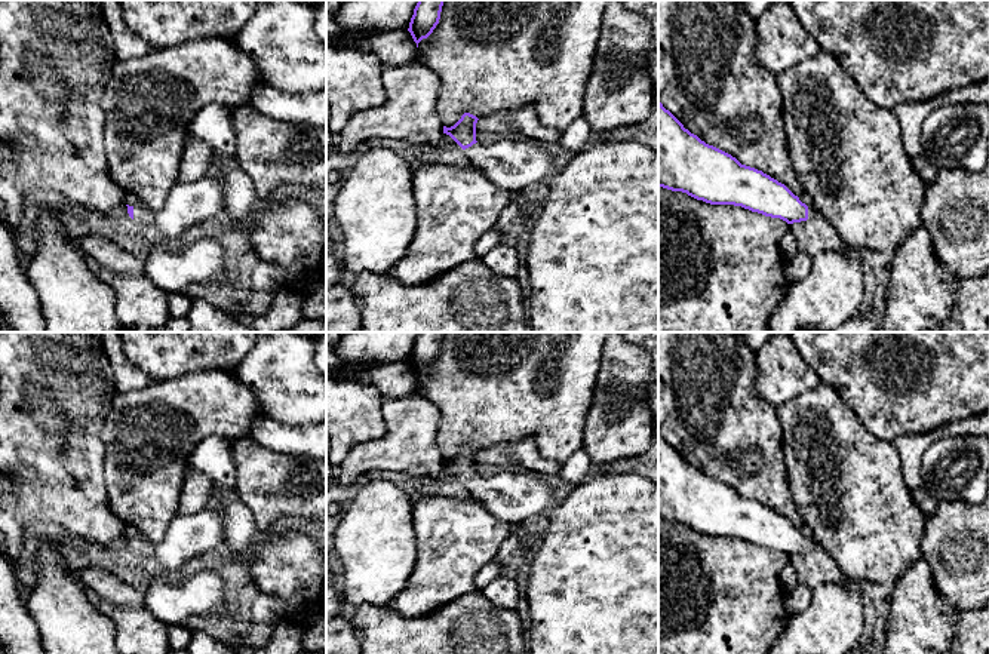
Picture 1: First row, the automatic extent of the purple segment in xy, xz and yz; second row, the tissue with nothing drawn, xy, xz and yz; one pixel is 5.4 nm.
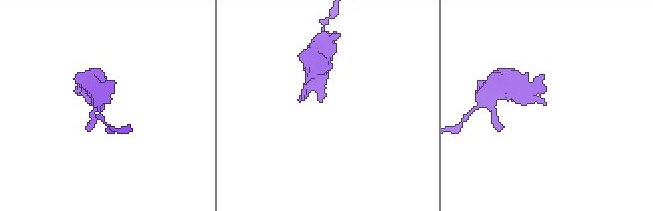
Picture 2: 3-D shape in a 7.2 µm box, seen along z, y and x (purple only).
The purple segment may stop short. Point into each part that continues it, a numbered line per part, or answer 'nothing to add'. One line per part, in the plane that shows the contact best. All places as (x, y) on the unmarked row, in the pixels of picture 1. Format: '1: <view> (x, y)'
1: xy (186, 537)

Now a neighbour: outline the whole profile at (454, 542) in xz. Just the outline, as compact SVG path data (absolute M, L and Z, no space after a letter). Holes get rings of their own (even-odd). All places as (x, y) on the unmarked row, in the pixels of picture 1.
M472 495L467 500L454 497L421 498L414 504L412 521L417 535L415 567L391 604L400 617L423 617L474 592L477 572L494 559L513 528L495 518Z

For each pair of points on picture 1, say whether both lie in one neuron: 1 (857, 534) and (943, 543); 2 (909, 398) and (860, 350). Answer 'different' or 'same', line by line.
1: different
2: same

